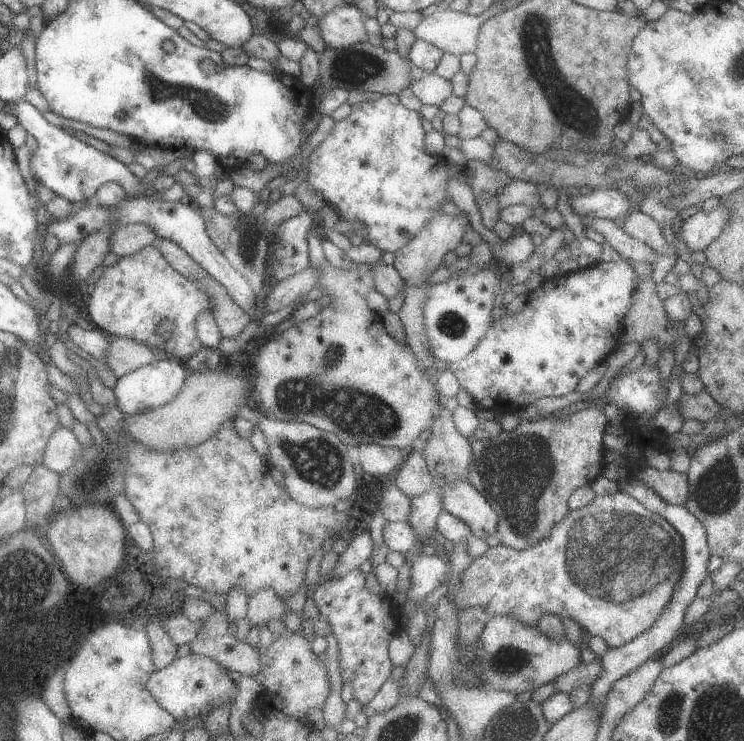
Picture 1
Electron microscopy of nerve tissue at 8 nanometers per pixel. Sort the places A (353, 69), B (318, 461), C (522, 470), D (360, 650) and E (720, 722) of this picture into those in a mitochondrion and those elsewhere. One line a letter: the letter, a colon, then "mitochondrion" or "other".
A: mitochondrion
B: mitochondrion
C: mitochondrion
D: other
E: mitochondrion

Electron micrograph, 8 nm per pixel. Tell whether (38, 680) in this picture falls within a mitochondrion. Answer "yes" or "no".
no

